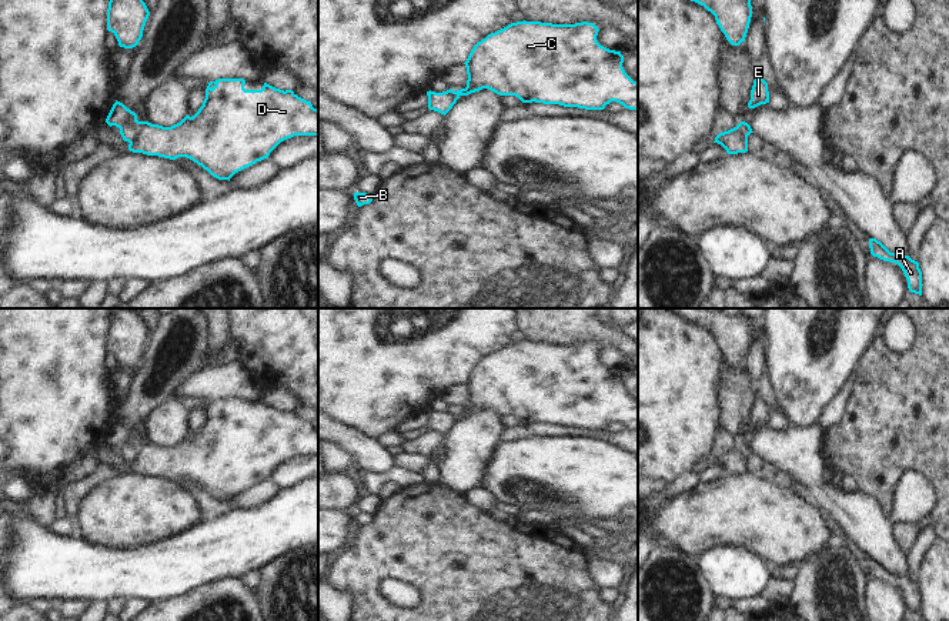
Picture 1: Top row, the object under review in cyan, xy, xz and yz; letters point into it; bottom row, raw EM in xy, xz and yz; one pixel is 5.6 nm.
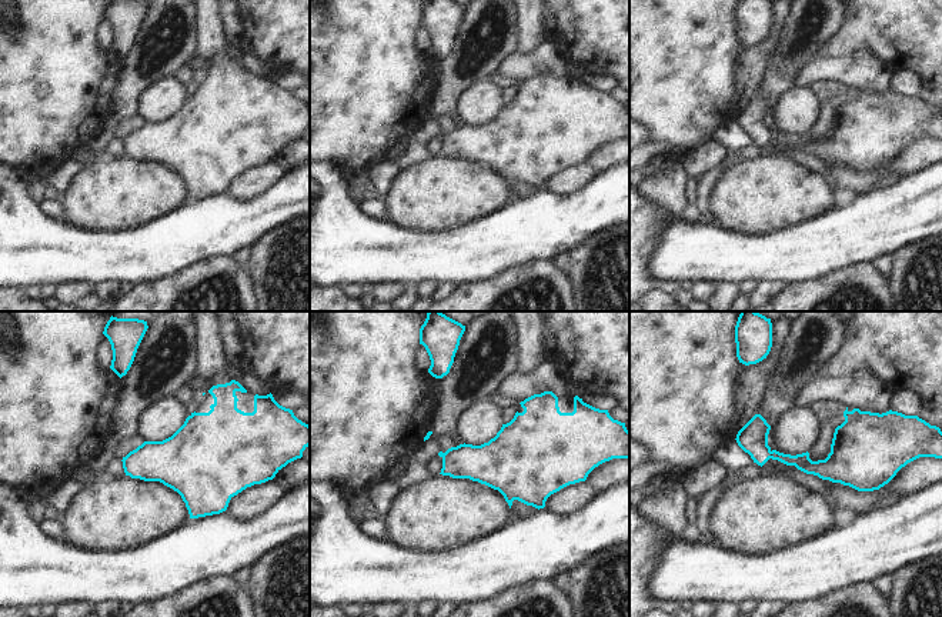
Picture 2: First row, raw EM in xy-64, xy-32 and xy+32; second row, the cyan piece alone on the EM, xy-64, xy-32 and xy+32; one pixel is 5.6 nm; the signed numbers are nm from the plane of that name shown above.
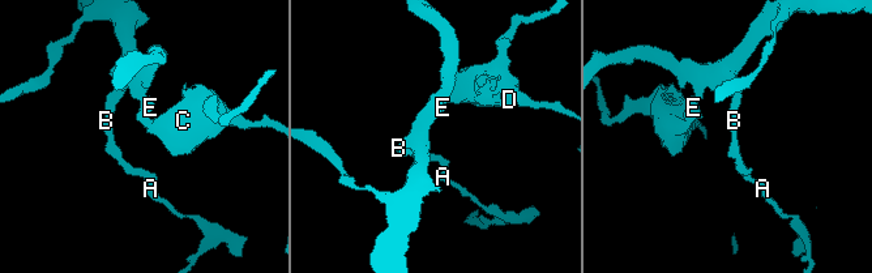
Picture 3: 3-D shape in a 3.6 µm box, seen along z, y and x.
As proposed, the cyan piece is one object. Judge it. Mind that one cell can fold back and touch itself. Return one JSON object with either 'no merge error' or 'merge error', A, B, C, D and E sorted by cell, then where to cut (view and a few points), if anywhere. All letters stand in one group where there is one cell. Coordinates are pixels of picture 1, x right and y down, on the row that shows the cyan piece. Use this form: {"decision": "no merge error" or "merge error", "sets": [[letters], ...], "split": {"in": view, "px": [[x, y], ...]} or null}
{"decision": "merge error", "sets": [["A", "B", "E"], ["C", "D"]], "split": {"in": "xy", "px": [[139, 122], [136, 137], [130, 143]]}}

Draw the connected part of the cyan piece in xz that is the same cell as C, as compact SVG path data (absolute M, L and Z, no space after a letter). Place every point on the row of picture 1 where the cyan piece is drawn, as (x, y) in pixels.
M517 21L488 34L471 50L467 61L467 87L457 90L458 96L488 89L499 96L515 96L522 103L559 104L585 110L604 110L611 101L625 108L638 110L638 83L624 70L621 51L609 50L597 40L599 29L594 23L552 24L541 21Z

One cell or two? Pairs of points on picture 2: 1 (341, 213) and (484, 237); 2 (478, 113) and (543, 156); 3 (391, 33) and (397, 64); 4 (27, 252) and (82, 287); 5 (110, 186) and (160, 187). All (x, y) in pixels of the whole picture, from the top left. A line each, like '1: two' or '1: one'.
1: one
2: two
3: one
4: two
5: one

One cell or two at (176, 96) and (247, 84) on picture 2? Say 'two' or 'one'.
two

